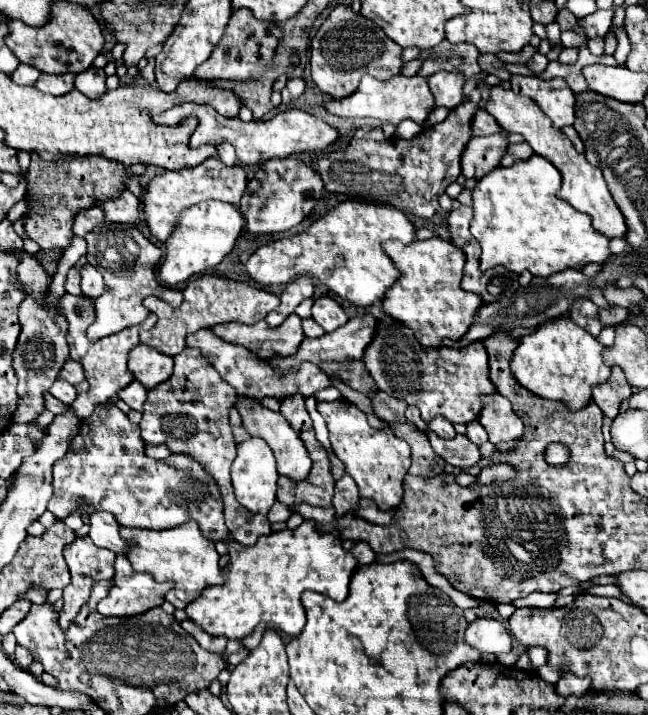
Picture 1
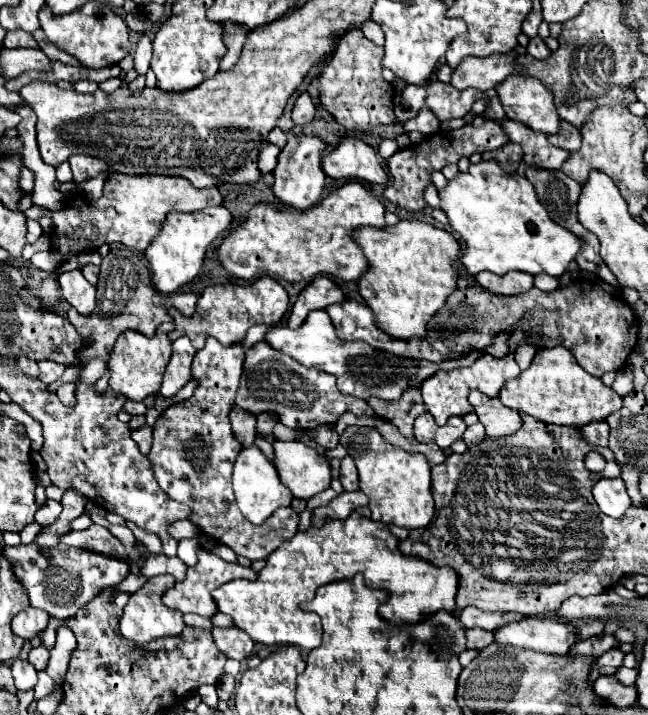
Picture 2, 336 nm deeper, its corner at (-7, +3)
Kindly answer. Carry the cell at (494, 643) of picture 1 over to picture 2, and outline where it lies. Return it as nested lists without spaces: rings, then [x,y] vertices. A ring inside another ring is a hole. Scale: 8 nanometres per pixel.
[[[522,619],[508,623],[494,631],[494,641],[500,645],[512,645],[532,649],[540,653],[566,655],[576,643],[576,629],[556,619]]]

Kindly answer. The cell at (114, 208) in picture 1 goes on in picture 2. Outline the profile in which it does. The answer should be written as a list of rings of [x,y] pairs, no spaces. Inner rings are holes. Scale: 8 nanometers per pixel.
[[[72,155],[68,159],[70,167],[72,167],[72,175],[74,175],[74,183],[82,183],[86,179],[92,179],[100,173],[108,173],[108,165],[100,159],[94,157],[86,157],[86,155]]]

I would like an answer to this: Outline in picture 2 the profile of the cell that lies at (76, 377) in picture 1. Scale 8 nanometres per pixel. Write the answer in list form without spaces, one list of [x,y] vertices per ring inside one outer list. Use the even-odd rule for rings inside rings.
[[[40,361],[38,367],[40,367],[40,381],[44,381],[46,385],[54,383],[56,379],[60,379],[64,369],[66,369],[66,365],[60,365],[56,361]]]

